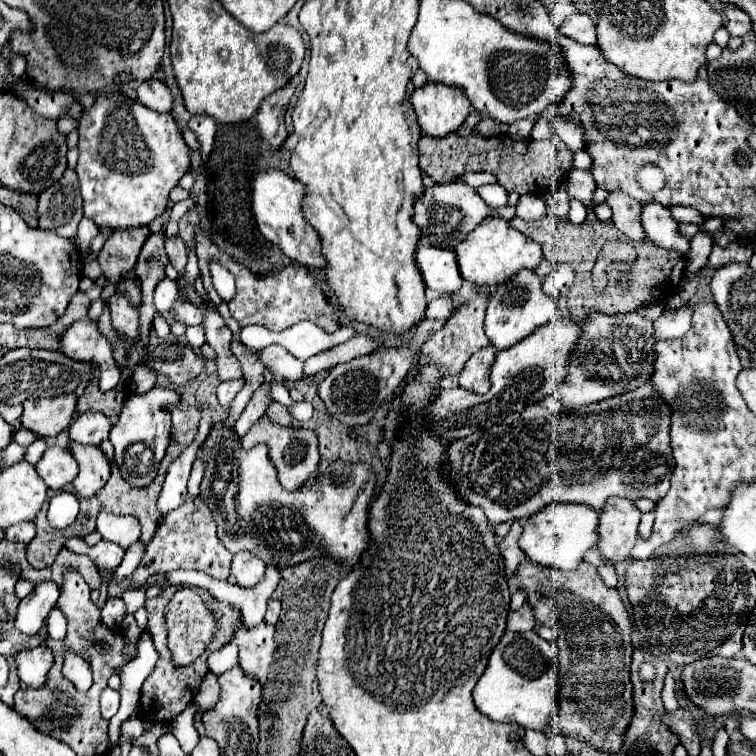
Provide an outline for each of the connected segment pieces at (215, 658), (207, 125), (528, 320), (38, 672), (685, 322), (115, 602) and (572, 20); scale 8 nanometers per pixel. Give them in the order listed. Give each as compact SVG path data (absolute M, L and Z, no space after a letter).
M231 641L220 650L210 653L207 658L207 665L210 672L217 675L224 673L238 662L238 647Z
M192 115L188 121L188 127L198 135L200 141L200 151L202 151L202 159L206 161L210 151L212 151L212 143L214 143L214 133L216 133L216 121L208 115Z
M522 269L504 283L498 283L488 299L486 309L486 335L496 349L508 349L528 337L536 327L558 319L560 311L556 301L542 289L542 279L534 269Z
M40 645L36 649L26 649L16 655L18 675L30 687L40 687L46 681L46 675L52 665L54 665L54 653L46 645Z
M688 305L680 309L666 309L654 321L654 339L680 339L690 331L692 325L692 309Z
M108 598L104 608L101 610L101 619L110 628L120 627L125 618L126 609L121 609L121 599Z
M572 13L564 19L562 29L560 29L566 37L578 41L578 43L586 43L586 45L596 45L596 31L594 31L594 21L588 15L582 13Z

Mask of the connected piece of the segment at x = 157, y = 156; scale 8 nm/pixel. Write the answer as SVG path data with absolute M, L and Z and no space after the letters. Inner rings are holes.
M106 91L96 95L94 105L82 111L78 133L80 157L76 173L80 179L86 217L90 217L98 227L118 229L148 225L156 217L164 215L170 191L178 185L180 177L190 171L190 147L186 145L172 113L158 113L120 91Z

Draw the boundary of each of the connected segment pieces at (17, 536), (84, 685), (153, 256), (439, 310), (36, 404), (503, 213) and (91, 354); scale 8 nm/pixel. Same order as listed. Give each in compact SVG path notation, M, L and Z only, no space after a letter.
M22 521L6 529L6 537L10 541L22 541L22 543L30 543L34 539L34 533L36 533L36 527L32 521Z
M68 651L66 657L64 657L64 675L66 675L66 679L74 681L74 685L80 691L88 691L90 689L90 683L92 683L90 665L82 657L74 655L72 651Z
M154 233L142 245L140 257L138 257L136 267L134 267L134 271L140 279L140 285L142 285L142 305L154 307L152 293L154 293L156 283L160 279L164 279L166 263L168 263L168 257L166 257L166 251L164 251L164 235Z
M438 297L426 305L424 319L446 319L446 315L450 315L450 311L454 311L452 307L454 307L454 301L450 301L446 297Z
M60 395L52 399L26 401L20 417L22 427L34 431L38 437L50 439L66 429L76 411L76 395Z
M462 181L428 187L422 193L422 197L418 197L414 201L414 223L418 223L418 229L422 231L420 243L432 245L432 247L442 247L442 249L452 249L454 245L458 245L478 223L482 223L490 215L498 215L498 217L504 217L510 221L516 217L516 209L510 205L500 207L500 209L488 207L480 199L480 195Z
M80 319L60 335L60 351L76 361L94 361L102 369L99 388L110 391L120 385L124 379L116 369L110 341L98 331L98 323L92 319Z

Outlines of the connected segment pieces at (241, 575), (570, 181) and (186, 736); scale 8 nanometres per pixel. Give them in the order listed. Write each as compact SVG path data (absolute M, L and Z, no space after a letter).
M236 553L232 559L232 575L236 577L236 583L240 587L254 587L262 581L262 575L266 571L266 563L258 559L254 553Z
M572 169L566 175L564 187L566 187L566 191L568 191L570 197L580 199L586 207L590 207L592 191L596 189L596 183L594 183L594 179L592 179L592 175L590 175L588 169Z
M190 703L176 719L174 719L174 737L180 741L180 745L182 745L182 749L184 749L184 753L190 753L196 745L198 745L198 741L200 741L200 735L198 735L198 731L194 729L194 717L198 715L198 707L194 705L194 703Z

